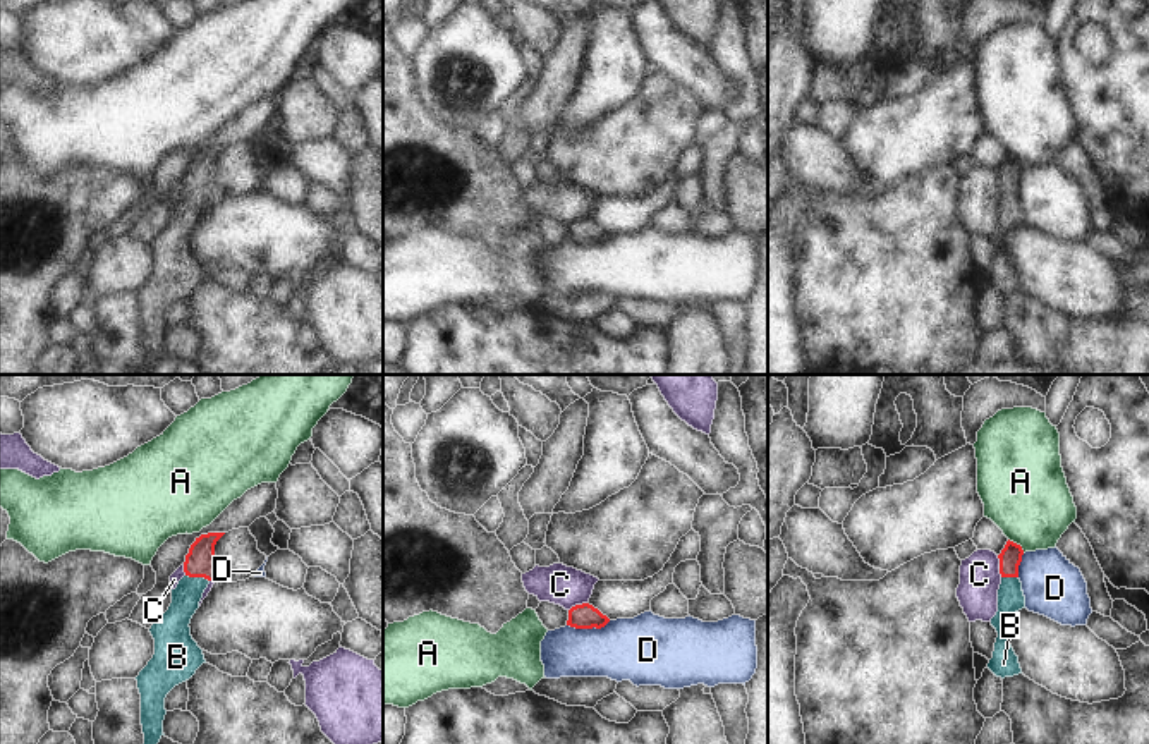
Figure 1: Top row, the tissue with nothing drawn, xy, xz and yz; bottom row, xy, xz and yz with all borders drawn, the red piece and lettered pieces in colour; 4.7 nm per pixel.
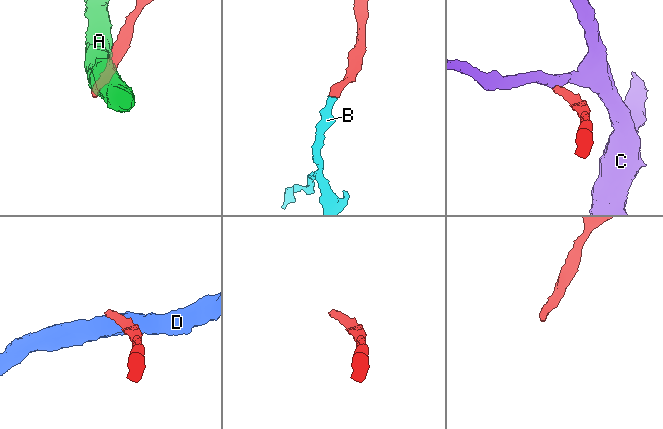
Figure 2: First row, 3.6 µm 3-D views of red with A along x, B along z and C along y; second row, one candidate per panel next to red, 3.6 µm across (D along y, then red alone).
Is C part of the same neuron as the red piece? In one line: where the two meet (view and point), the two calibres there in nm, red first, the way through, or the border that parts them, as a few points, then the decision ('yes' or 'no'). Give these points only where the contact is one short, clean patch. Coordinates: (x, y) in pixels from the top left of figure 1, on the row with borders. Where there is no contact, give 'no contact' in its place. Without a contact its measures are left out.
yz (1000, 566) | 110/190 nm | along yz (997, 555), (1002, 576) | no

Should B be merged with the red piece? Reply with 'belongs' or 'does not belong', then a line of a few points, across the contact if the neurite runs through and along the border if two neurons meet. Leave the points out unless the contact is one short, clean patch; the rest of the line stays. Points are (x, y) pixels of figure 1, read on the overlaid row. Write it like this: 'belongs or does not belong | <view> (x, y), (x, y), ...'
belongs | xy (200, 562), (198, 576), (186, 597)

